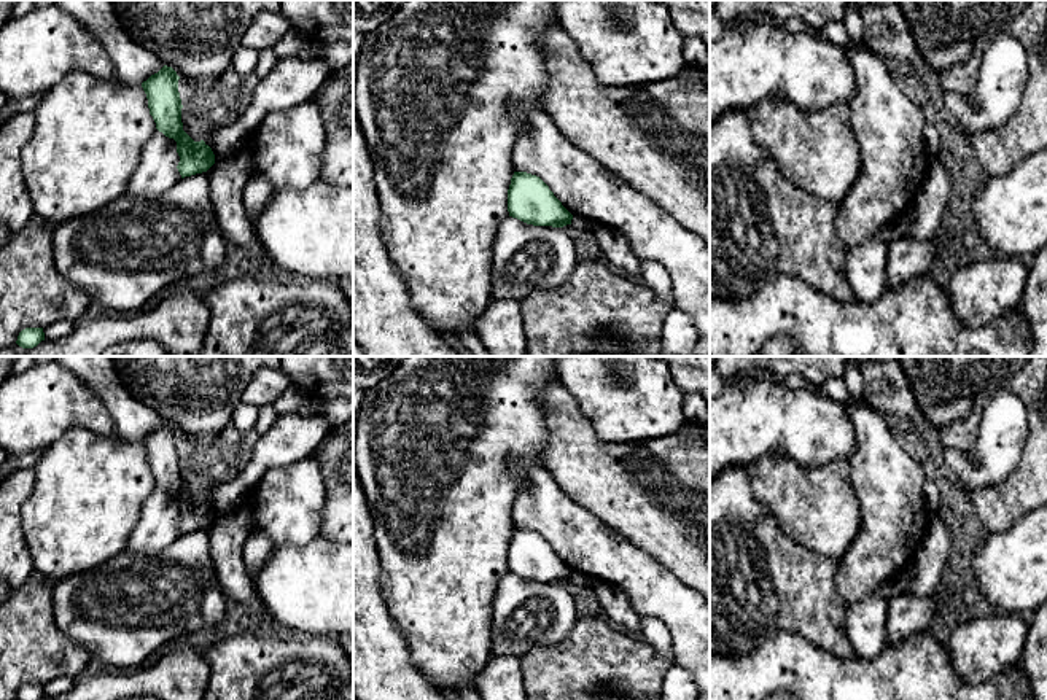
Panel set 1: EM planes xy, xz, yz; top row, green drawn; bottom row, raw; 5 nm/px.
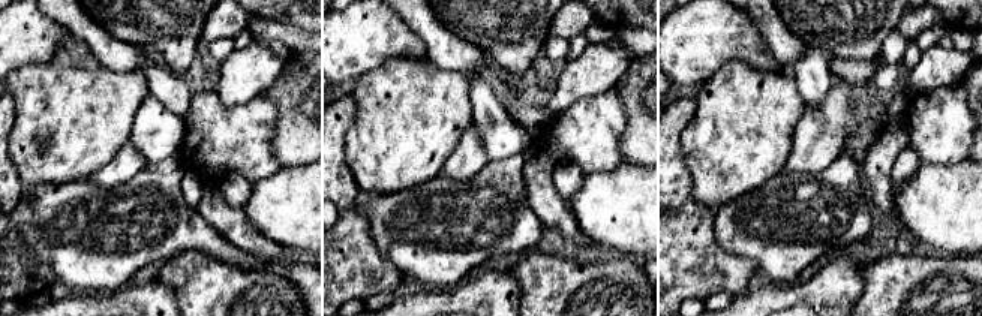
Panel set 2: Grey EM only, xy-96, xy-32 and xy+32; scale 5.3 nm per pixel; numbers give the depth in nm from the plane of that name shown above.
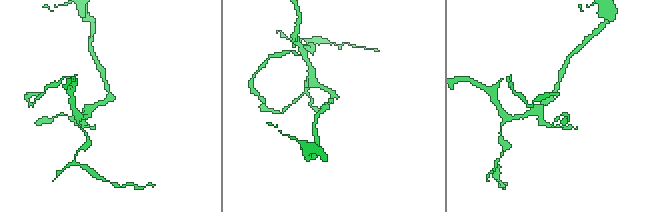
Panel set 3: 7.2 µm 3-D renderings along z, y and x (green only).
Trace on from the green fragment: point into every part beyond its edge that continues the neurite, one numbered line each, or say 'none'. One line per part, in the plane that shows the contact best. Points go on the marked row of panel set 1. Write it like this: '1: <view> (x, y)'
none

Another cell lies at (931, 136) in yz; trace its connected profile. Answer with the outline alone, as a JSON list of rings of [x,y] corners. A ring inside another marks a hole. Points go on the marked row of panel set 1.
[[[928,126],[924,129],[924,143],[926,143],[928,158],[929,159],[937,158],[940,150],[940,135],[932,126]]]

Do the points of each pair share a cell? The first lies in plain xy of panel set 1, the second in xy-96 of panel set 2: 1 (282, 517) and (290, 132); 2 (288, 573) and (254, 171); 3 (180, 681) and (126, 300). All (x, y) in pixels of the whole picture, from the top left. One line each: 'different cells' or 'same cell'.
1: different cells
2: different cells
3: same cell

